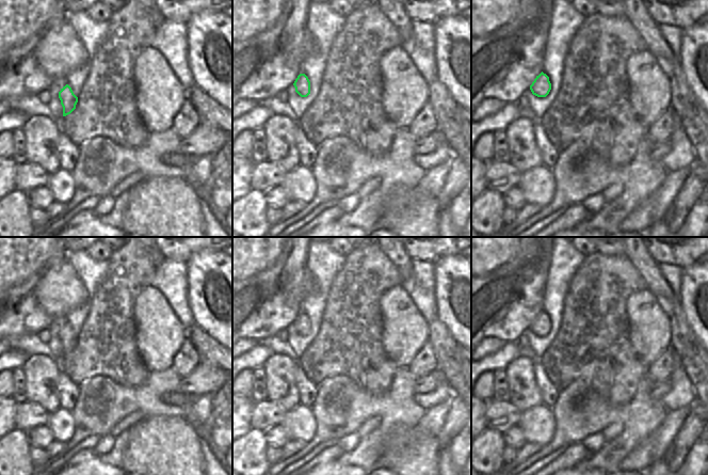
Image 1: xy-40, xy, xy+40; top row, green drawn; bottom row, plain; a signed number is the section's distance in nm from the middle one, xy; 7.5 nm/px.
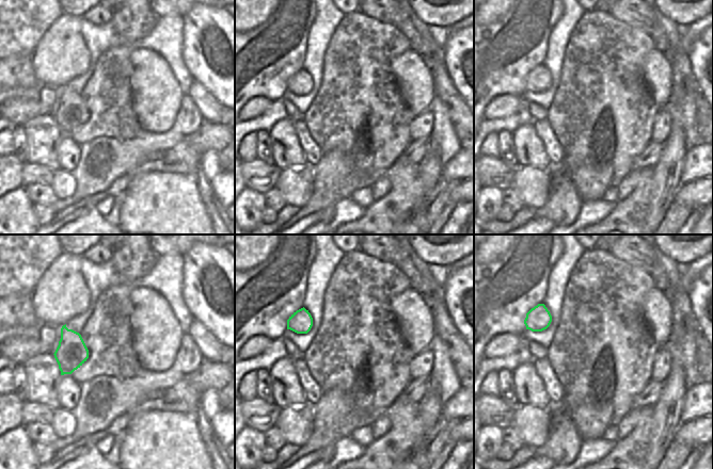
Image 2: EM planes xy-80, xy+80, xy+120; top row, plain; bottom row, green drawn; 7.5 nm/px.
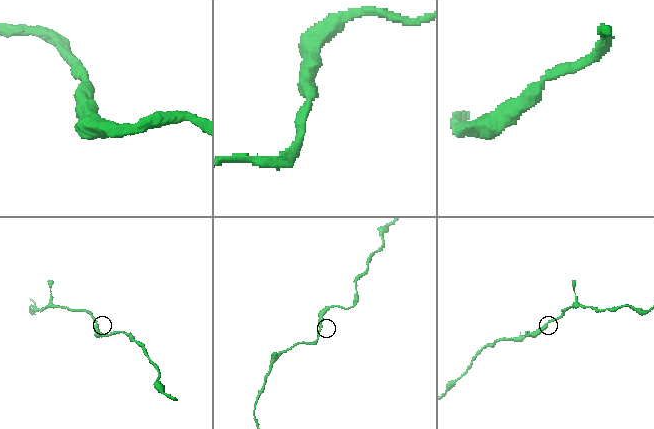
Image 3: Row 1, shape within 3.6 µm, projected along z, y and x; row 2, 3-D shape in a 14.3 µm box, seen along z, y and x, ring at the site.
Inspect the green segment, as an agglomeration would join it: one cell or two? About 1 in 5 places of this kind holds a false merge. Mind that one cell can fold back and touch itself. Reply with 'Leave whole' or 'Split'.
Leave whole.

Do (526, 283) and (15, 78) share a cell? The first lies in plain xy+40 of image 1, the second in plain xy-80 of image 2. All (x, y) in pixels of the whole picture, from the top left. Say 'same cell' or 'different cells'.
same cell

